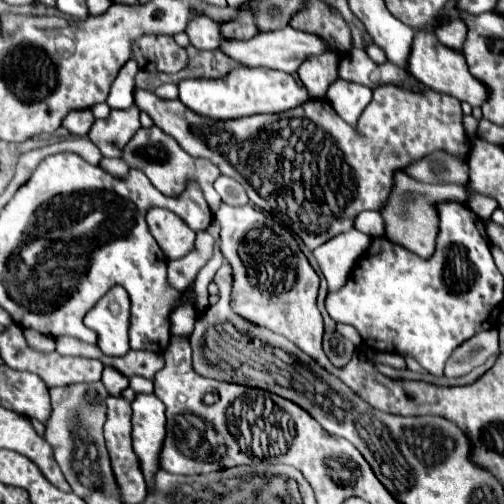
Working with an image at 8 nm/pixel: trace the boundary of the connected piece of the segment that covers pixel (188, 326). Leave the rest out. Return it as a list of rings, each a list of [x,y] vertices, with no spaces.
[[[183,306],[177,312],[171,314],[171,332],[173,334],[181,334],[181,336],[189,336],[193,332],[193,324],[197,320],[197,312],[191,306]]]

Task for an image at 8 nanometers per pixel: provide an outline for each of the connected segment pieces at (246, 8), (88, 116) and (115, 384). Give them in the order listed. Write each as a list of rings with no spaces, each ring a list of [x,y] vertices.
[[[243,4],[241,12],[235,18],[231,18],[231,20],[221,24],[221,34],[223,36],[235,36],[235,38],[247,40],[247,38],[255,36],[257,32],[259,32],[259,26],[255,22],[251,4]]]
[[[77,110],[77,112],[71,112],[65,120],[63,120],[63,126],[71,132],[71,134],[77,134],[77,136],[85,136],[89,132],[89,128],[93,126],[95,122],[95,116],[91,114],[91,110]]]
[[[105,366],[101,382],[105,384],[105,388],[107,388],[107,392],[109,392],[111,396],[119,396],[121,390],[125,390],[125,388],[129,386],[129,378],[127,378],[125,374],[119,374],[119,372],[117,372],[115,368],[111,368],[111,366]]]

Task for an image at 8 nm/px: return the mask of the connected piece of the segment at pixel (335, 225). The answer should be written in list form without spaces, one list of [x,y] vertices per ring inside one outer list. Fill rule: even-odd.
[[[393,84],[375,88],[373,100],[362,112],[357,128],[343,124],[327,100],[309,100],[307,104],[287,112],[255,114],[235,120],[205,118],[189,110],[185,104],[181,104],[181,100],[165,100],[147,90],[135,90],[135,106],[145,110],[153,118],[155,126],[173,136],[185,152],[211,160],[221,170],[221,174],[235,178],[245,188],[249,200],[255,206],[271,214],[285,228],[293,230],[311,250],[335,238],[337,234],[351,230],[355,216],[363,210],[379,212],[393,190],[393,176],[397,170],[405,170],[435,150],[443,150],[457,158],[467,158],[471,152],[471,144],[463,128],[461,102],[423,84],[419,84],[419,92]]]

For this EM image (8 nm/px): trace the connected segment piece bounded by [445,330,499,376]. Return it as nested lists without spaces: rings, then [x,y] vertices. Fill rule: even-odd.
[[[493,330],[479,332],[477,336],[467,340],[463,346],[455,348],[455,352],[453,352],[451,360],[447,360],[445,376],[467,374],[473,366],[483,364],[489,356],[497,356],[499,354],[497,332],[493,332]],[[455,352],[459,352],[459,356]]]

